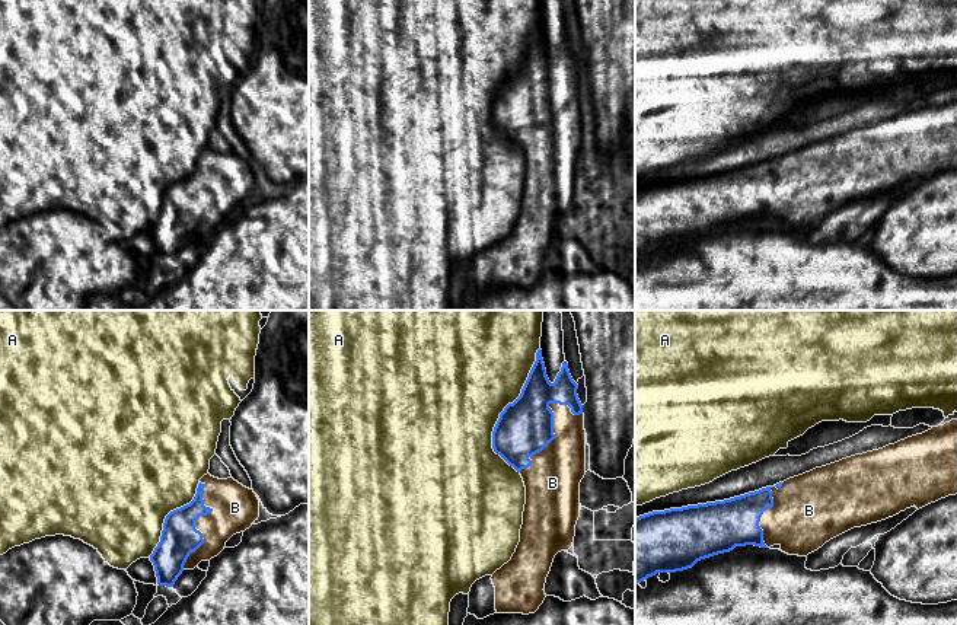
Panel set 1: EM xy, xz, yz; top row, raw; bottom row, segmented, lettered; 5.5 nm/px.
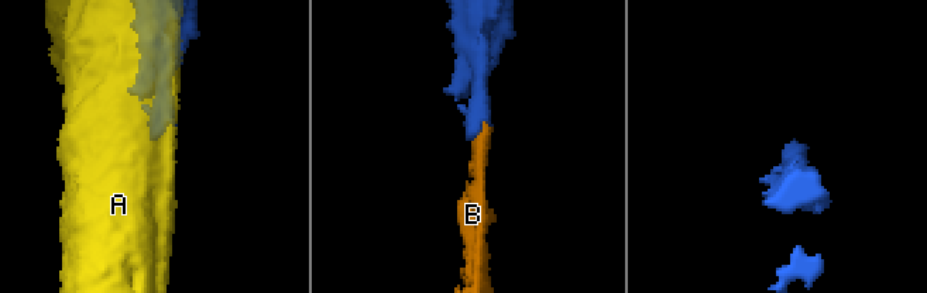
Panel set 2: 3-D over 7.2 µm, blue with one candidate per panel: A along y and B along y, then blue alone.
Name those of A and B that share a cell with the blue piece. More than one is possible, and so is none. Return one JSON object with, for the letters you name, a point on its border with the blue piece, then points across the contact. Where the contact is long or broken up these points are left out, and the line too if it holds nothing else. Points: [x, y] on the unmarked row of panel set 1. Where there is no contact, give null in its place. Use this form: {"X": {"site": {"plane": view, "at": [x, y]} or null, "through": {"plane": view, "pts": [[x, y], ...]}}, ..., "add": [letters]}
{"B": {"site": {"plane": "xz", "at": [552, 99]}}, "add": ["B"]}

